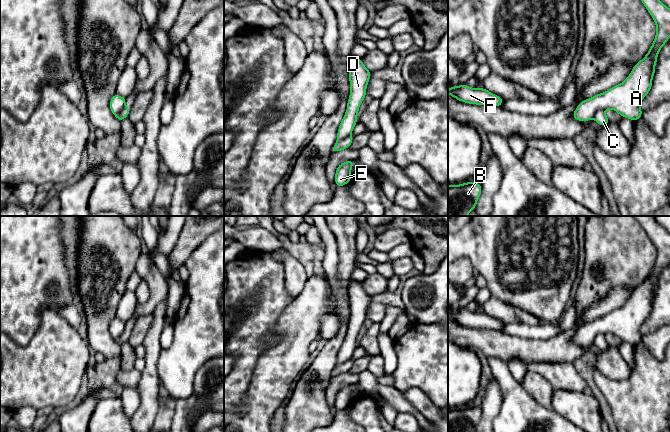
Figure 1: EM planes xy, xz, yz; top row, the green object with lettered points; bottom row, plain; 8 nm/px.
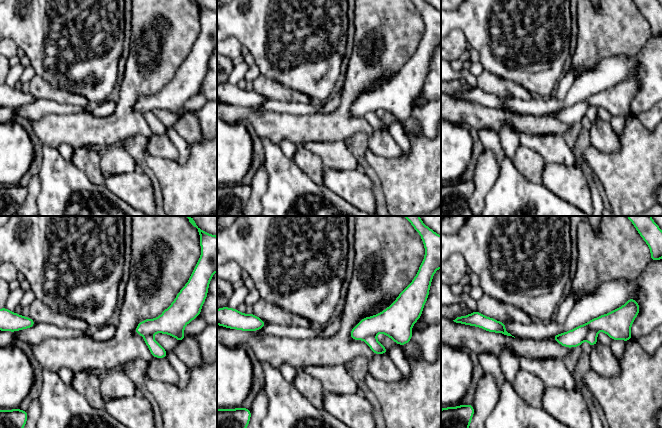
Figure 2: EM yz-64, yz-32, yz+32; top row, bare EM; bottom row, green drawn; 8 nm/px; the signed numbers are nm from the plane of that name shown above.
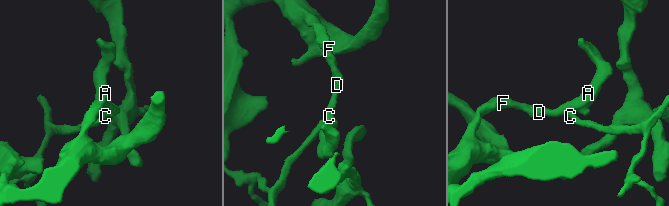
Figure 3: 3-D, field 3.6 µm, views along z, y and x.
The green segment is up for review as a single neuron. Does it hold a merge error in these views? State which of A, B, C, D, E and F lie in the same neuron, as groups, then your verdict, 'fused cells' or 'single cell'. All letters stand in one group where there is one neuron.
A B D E F / C | fused cells

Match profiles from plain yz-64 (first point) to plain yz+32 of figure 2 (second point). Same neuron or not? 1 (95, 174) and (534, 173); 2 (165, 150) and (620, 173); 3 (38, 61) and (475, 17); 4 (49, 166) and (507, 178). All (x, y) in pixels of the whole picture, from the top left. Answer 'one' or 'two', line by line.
1: one
2: two
3: one
4: one

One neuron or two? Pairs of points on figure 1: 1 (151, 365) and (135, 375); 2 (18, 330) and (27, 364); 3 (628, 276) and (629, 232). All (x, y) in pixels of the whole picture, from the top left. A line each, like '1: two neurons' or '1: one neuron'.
1: two neurons
2: two neurons
3: one neuron

